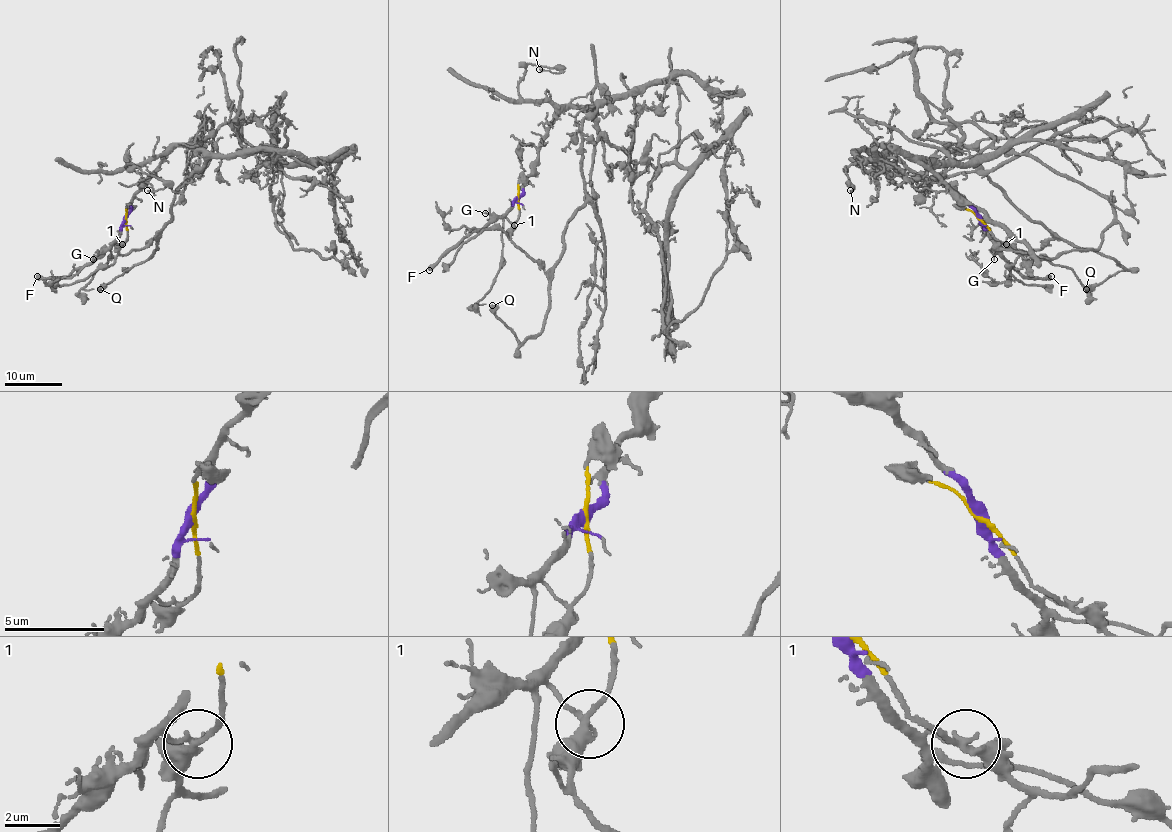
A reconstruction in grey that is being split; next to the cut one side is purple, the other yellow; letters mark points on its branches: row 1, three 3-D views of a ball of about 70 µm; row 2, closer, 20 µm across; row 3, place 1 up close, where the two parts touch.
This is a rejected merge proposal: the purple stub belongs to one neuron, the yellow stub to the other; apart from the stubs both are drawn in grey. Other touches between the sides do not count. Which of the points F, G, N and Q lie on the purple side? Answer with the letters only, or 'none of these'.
F, G, N

